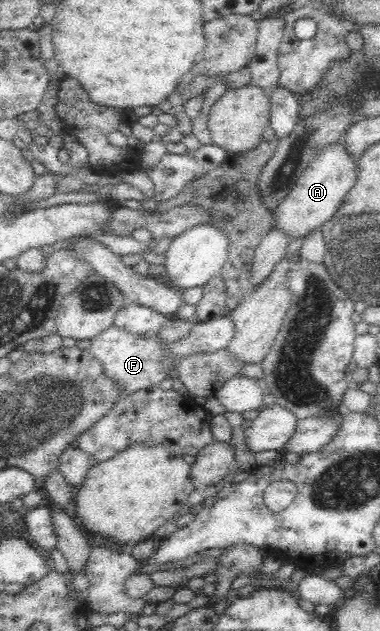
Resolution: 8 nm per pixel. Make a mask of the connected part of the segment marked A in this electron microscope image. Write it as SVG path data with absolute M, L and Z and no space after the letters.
M340 140L327 144L316 153L298 178L296 186L273 211L272 228L282 230L291 242L298 238L306 238L312 231L333 218L344 196L354 188L356 178L358 178L357 158L348 153L348 149L340 143Z

